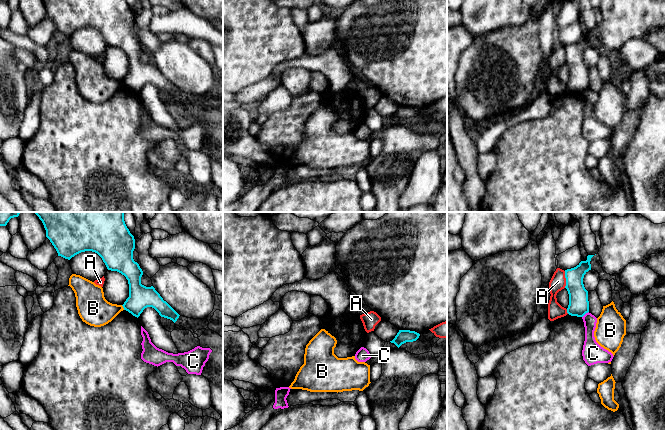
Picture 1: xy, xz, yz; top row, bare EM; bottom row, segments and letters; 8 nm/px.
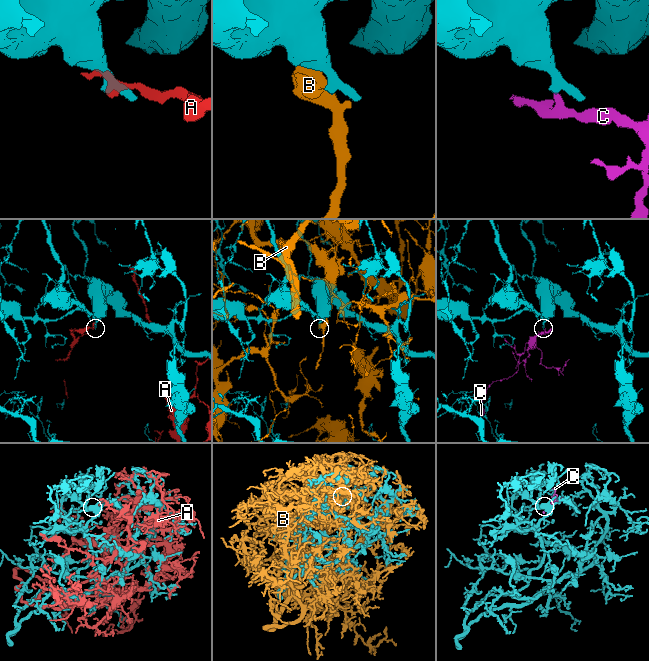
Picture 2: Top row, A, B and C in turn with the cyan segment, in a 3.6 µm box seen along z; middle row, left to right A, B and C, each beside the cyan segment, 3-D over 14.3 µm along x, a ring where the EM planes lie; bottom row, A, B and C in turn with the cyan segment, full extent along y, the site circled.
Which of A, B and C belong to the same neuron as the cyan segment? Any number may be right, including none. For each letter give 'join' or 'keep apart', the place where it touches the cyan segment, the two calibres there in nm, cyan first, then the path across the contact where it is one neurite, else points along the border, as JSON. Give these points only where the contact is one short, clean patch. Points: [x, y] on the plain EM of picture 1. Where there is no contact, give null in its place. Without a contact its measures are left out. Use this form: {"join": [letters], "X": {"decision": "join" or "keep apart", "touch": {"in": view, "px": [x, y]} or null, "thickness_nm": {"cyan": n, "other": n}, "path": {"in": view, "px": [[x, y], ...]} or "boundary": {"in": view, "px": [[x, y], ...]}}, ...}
{"join": [], "A": {"decision": "keep apart", "touch": {"in": "yz", "px": [566, 55]}, "thickness_nm": {"cyan": 160, "other": 130}}, "B": {"decision": "keep apart", "touch": {"in": "xy", "px": [123, 83]}, "thickness_nm": {"cyan": 190, "other": 240}}, "C": {"decision": "keep apart", "touch": {"in": "yz", "px": [585, 89]}, "thickness_nm": {"cyan": 160, "other": 100}, "boundary": {"in": "yz", "px": [[588, 87], [582, 93]]}}}

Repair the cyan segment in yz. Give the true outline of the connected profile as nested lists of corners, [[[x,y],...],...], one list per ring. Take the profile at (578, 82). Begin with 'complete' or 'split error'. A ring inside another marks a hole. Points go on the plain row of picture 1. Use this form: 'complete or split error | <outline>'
complete | [[[591,34],[581,37],[576,43],[565,46],[566,62],[569,70],[567,89],[571,92],[583,93],[589,88],[588,67],[583,60],[584,51],[591,46]]]

